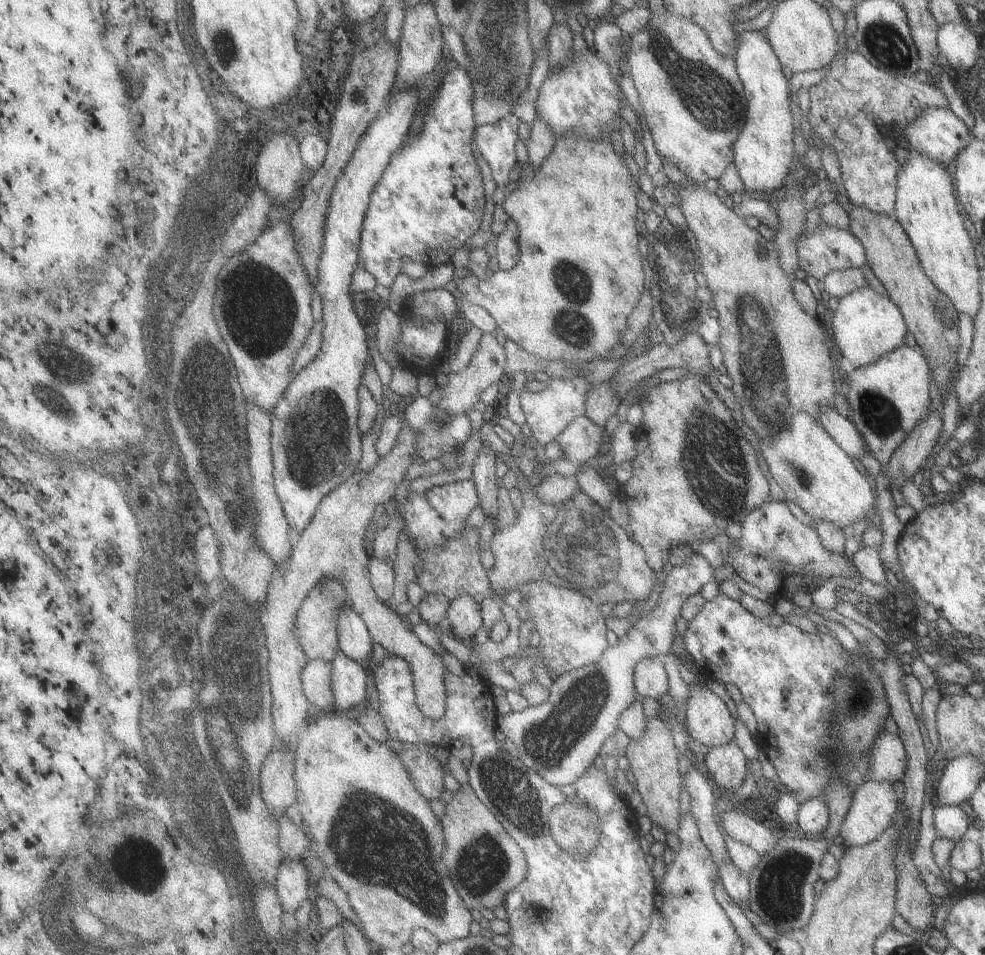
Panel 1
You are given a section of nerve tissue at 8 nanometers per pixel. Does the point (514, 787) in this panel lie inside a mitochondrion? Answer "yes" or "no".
yes

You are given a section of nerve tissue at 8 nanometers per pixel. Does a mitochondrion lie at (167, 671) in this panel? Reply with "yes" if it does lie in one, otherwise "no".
yes

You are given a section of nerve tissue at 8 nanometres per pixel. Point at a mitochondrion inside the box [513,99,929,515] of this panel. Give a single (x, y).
(764, 390)

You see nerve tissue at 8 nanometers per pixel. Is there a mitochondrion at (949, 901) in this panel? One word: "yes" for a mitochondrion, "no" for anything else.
no

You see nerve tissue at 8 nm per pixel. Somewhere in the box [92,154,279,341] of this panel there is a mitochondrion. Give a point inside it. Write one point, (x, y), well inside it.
(180, 255)

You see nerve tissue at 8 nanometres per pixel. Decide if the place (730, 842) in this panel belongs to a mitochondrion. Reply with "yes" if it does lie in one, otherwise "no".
no

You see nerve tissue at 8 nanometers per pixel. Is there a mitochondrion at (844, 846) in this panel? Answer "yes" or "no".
no

